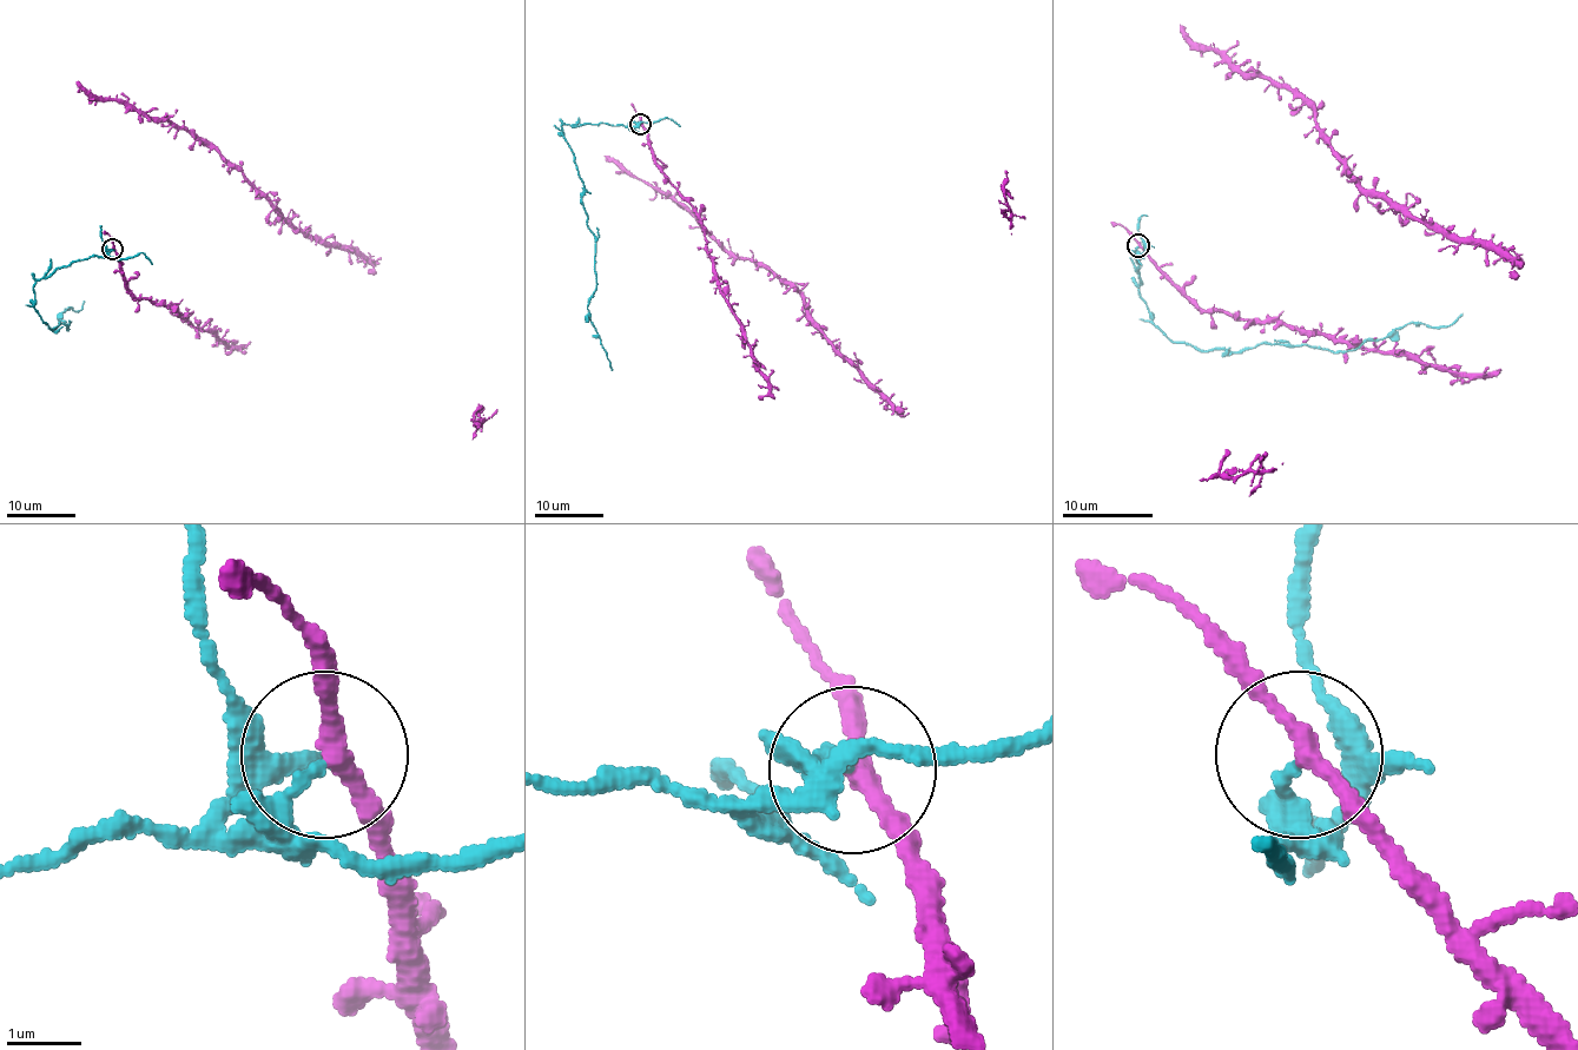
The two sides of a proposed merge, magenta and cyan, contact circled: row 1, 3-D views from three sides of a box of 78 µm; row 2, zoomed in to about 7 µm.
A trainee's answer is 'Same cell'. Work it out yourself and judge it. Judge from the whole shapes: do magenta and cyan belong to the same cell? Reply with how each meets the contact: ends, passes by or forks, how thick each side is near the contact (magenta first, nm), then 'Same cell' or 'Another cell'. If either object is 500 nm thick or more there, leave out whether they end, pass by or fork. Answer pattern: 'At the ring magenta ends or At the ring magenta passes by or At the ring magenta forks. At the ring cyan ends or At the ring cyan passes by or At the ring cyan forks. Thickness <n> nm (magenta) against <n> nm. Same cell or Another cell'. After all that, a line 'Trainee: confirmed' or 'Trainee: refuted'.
At the ring magenta passes by. At the ring cyan passes by. Thickness 240 nm (magenta) against 140 nm. Another cell
Trainee: refuted

